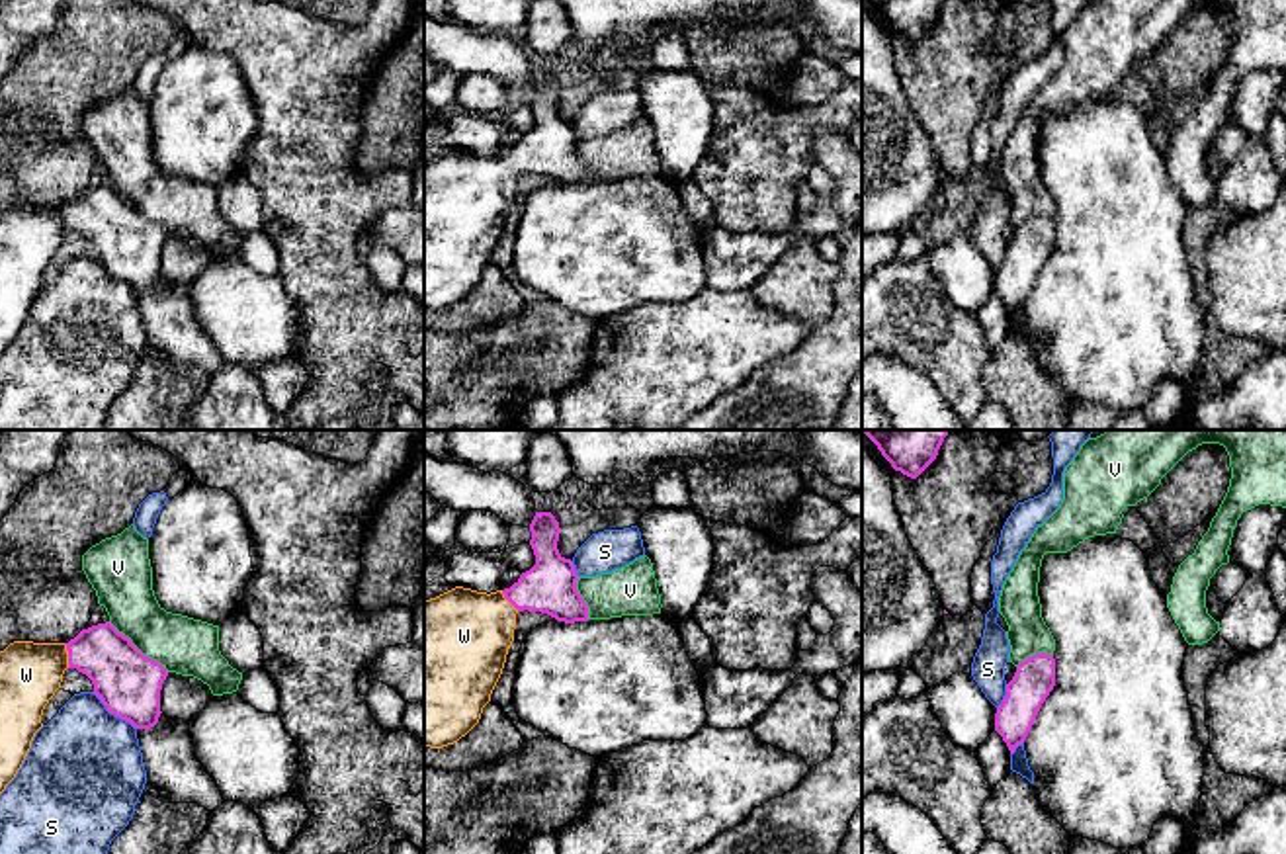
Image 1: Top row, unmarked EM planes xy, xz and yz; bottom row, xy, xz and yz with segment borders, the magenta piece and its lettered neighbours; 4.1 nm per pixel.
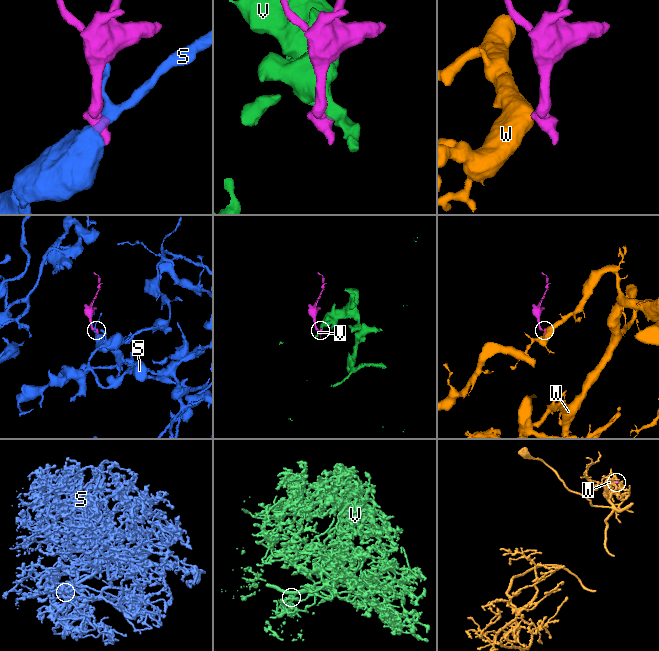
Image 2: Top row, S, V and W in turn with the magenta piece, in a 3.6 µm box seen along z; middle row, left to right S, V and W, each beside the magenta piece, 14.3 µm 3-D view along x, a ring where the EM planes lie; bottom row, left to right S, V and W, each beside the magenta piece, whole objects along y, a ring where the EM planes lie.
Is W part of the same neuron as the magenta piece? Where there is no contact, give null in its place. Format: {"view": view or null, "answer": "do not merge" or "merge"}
{"view": "xy", "answer": "merge"}

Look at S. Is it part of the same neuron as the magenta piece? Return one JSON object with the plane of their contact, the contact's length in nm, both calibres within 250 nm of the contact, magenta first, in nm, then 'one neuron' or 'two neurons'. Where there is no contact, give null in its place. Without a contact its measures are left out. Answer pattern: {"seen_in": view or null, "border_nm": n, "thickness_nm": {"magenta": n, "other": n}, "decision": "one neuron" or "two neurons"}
{"seen_in": "xy", "border_nm": 240, "thickness_nm": {"magenta": 260, "other": 480}, "decision": "two neurons"}

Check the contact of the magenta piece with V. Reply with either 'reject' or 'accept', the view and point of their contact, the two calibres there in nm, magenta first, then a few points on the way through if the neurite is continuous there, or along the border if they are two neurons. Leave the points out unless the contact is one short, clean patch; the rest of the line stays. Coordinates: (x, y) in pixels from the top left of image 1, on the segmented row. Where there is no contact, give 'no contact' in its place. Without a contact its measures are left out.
reject; contact xy (137, 649); calibres 260 and 240 nm; border xy (108, 622), (169, 671)

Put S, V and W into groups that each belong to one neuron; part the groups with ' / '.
S / V / W

